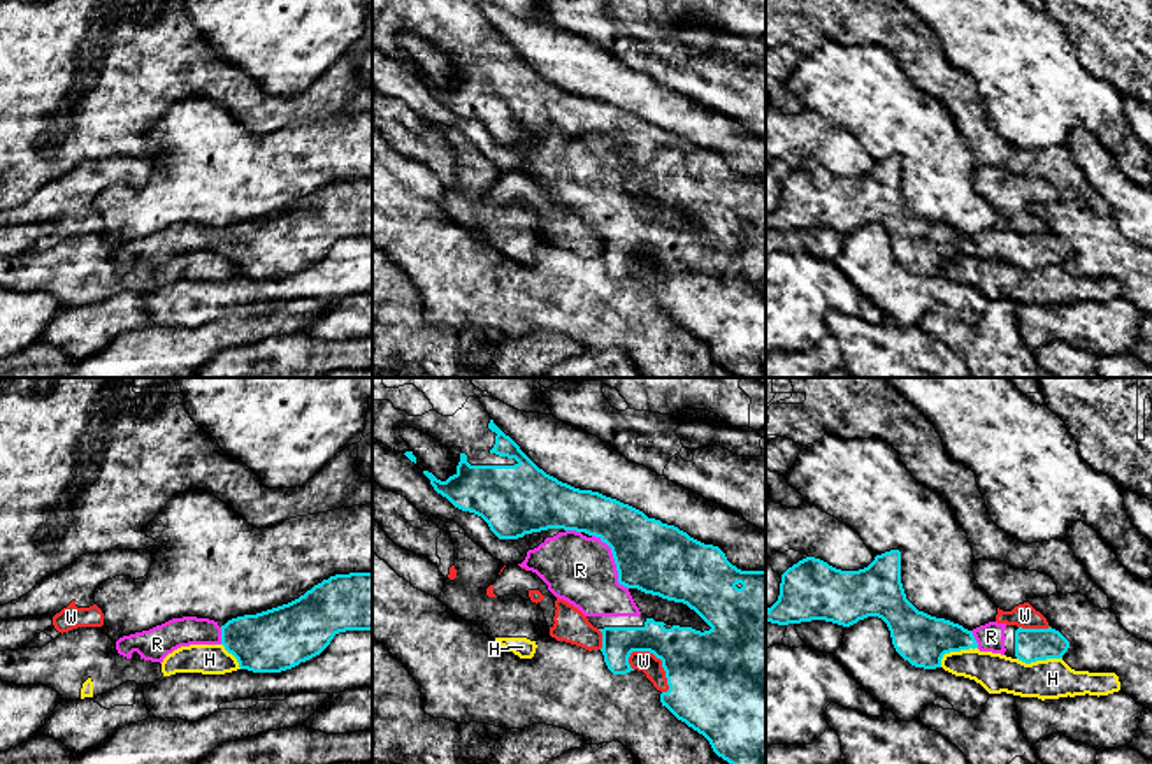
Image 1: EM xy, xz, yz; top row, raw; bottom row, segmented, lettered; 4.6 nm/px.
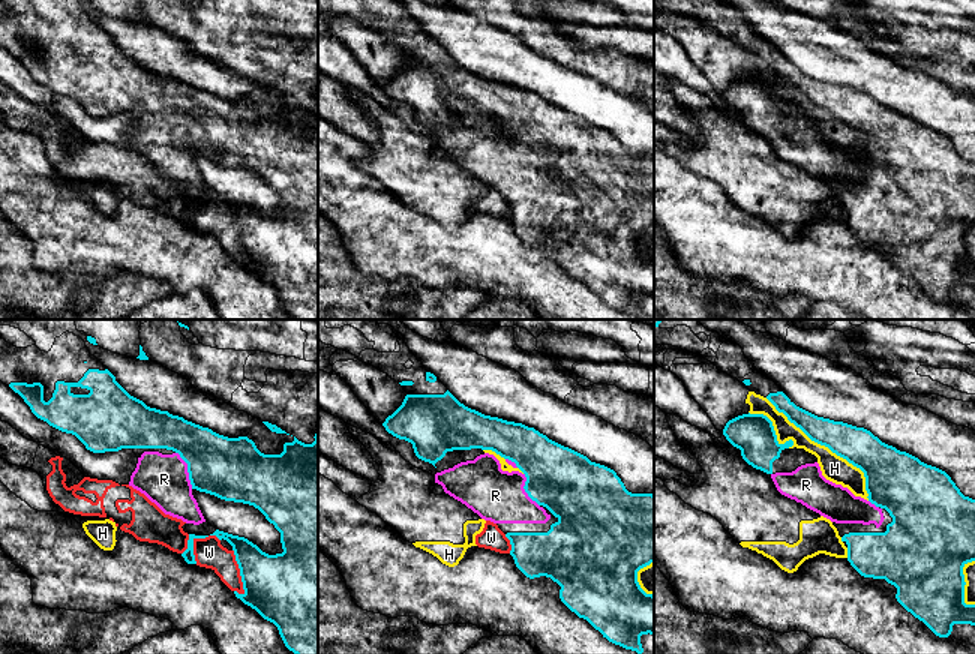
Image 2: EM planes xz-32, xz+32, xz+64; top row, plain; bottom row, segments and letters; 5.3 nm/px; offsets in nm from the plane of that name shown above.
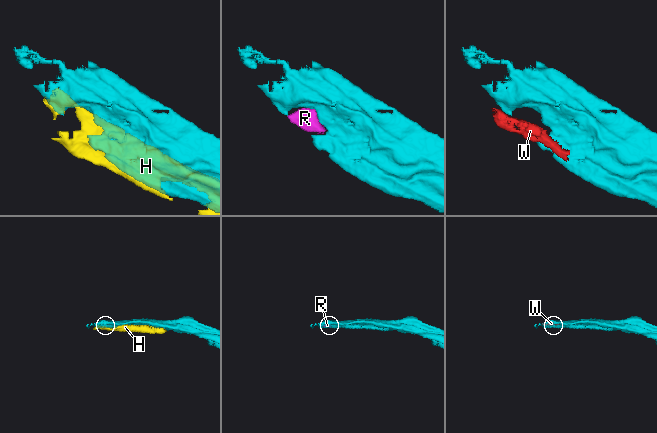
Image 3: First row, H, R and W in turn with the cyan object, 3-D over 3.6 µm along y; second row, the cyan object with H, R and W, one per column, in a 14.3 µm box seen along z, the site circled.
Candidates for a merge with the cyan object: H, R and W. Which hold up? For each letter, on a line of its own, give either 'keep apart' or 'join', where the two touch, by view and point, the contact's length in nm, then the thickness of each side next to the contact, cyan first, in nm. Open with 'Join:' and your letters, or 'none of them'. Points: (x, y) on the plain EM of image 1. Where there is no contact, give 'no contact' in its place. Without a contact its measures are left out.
Join: R
H: keep apart; contact yz (954, 257); length 200 nm; calibres 240 and 180 nm
R: join; contact xz (615, 167); length 300 nm; calibres 320 and 320 nm
W: keep apart; contact xz (662, 269); length 260 nm; calibres 440 and 100 nm

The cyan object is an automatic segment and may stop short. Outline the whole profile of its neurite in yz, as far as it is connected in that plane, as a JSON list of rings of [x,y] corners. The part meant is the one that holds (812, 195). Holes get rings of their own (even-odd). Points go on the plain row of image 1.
[[[899,156],[876,162],[859,177],[841,177],[820,165],[806,163],[781,181],[778,207],[766,216],[766,228],[778,232],[825,227],[850,234],[868,223],[878,223],[887,230],[896,258],[915,274],[936,276],[941,274],[945,260],[978,255],[971,237],[918,218],[906,205]]]

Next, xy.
[[[372,179],[335,181],[288,211],[232,225],[221,232],[221,251],[241,276],[281,279],[320,262],[346,237],[372,237]]]

